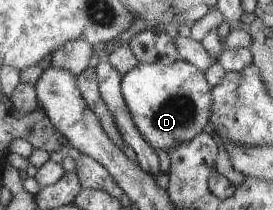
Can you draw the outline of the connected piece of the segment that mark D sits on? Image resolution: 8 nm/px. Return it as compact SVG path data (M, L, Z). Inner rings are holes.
M176 59L172 65L140 62L121 80L122 98L134 125L150 146L165 152L176 143L190 141L209 129L213 101L211 92L205 73L182 59Z

